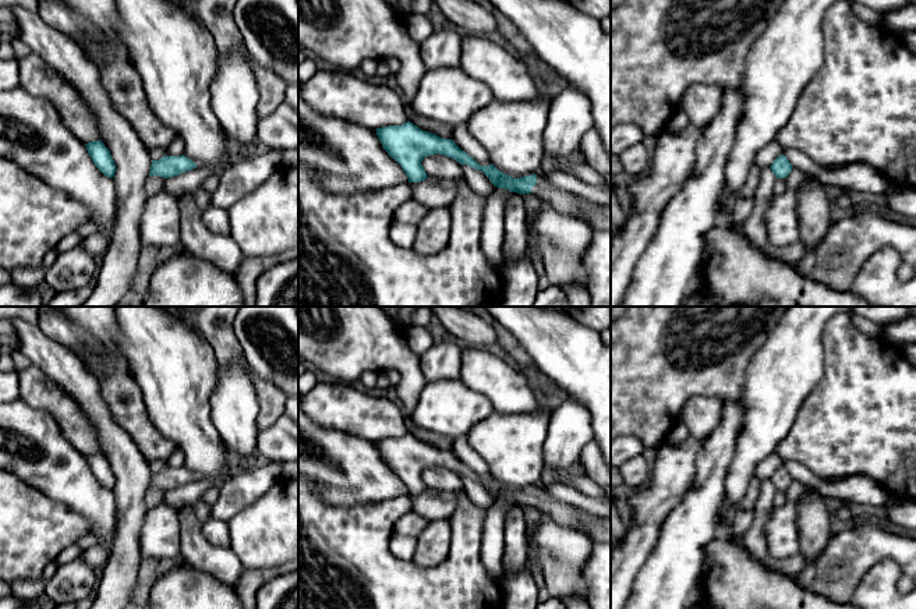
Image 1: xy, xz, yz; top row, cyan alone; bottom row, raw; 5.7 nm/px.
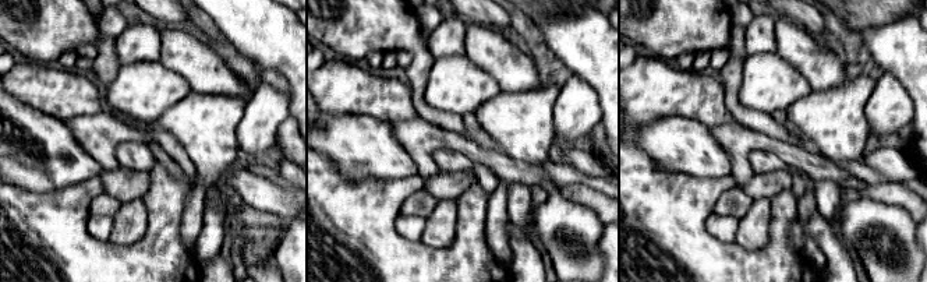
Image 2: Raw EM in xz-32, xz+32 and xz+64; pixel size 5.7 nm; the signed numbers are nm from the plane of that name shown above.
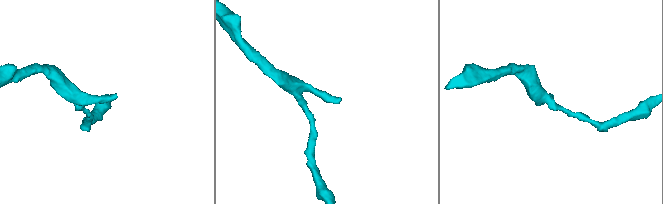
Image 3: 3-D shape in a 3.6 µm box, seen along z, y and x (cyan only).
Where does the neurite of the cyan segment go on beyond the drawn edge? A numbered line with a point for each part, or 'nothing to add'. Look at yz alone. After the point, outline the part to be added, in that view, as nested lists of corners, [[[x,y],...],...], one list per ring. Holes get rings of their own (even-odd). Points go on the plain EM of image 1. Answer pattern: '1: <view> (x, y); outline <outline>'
nothing to add

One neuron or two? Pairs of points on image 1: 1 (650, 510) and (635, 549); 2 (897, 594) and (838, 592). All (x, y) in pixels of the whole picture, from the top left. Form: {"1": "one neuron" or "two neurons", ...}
{"1": "one neuron", "2": "two neurons"}

